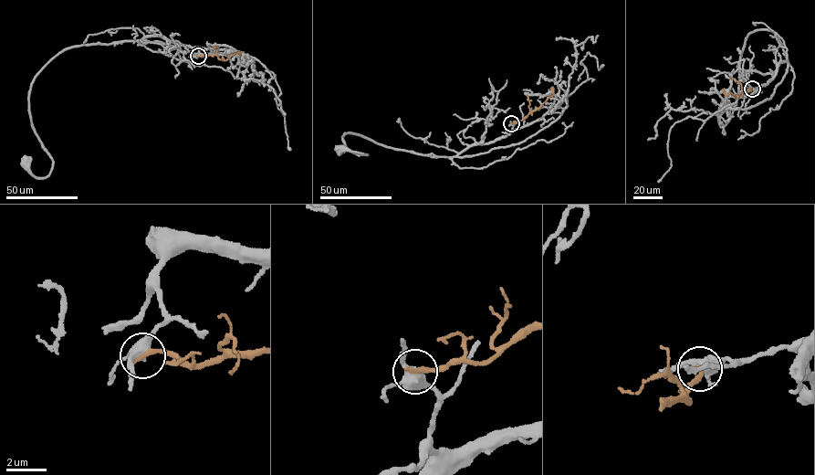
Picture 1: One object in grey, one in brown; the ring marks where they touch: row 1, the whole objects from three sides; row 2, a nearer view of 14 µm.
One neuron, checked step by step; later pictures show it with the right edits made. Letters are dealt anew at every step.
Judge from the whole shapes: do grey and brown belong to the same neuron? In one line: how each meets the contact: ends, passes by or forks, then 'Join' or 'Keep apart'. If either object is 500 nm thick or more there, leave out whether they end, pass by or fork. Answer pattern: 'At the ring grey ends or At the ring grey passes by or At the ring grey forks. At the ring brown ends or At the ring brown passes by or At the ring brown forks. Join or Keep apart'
At the ring grey forks. At the ring brown ends. Keep apart

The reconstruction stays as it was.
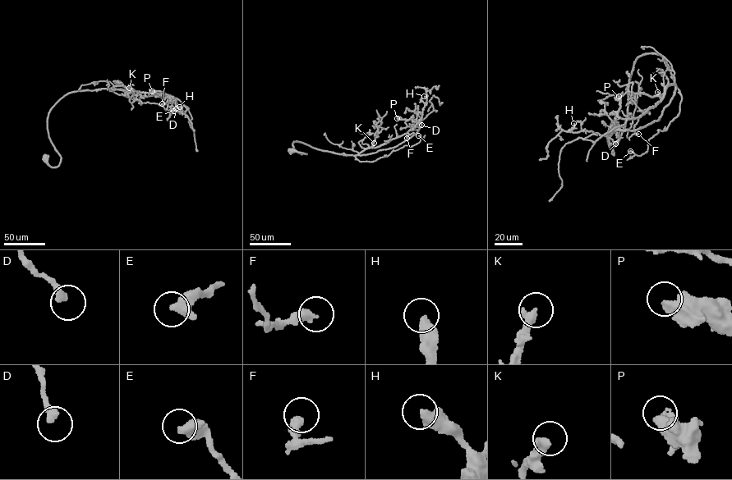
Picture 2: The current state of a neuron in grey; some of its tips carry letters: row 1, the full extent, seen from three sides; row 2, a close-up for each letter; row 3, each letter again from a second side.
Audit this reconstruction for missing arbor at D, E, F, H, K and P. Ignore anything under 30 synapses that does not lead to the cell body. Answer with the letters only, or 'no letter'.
P

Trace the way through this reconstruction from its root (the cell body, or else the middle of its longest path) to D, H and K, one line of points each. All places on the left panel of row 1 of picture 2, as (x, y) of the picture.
D: (45, 157), (52, 166), (60, 162), (47, 120), (49, 111), (69, 93), (122, 89), (176, 98), (176, 108)
H: (45, 157), (52, 166), (60, 162), (47, 120), (69, 93), (114, 88), (176, 98), (179, 107)
K: (45, 157), (52, 166), (60, 162), (47, 120), (62, 97), (78, 91), (129, 88)

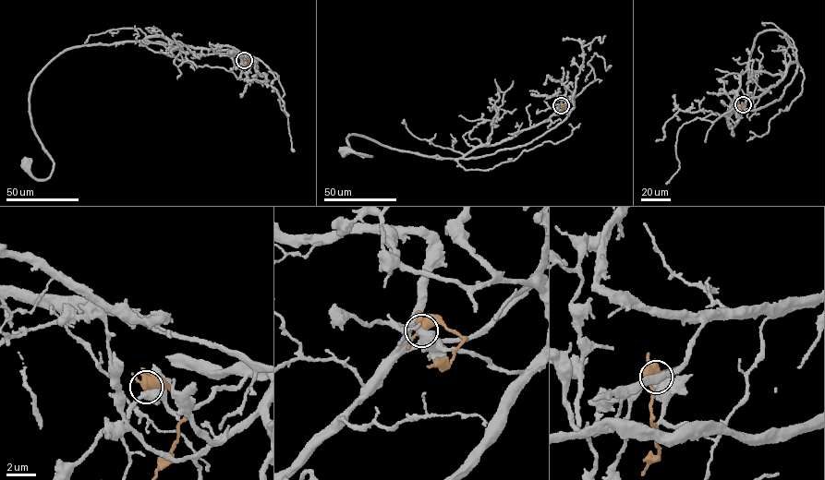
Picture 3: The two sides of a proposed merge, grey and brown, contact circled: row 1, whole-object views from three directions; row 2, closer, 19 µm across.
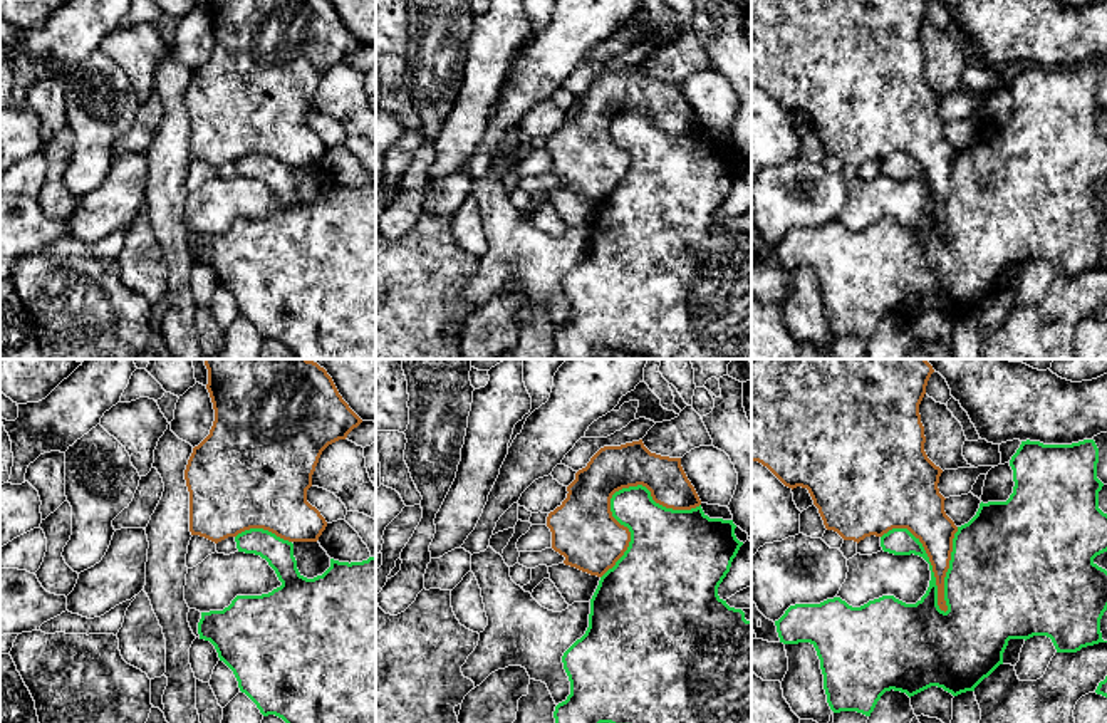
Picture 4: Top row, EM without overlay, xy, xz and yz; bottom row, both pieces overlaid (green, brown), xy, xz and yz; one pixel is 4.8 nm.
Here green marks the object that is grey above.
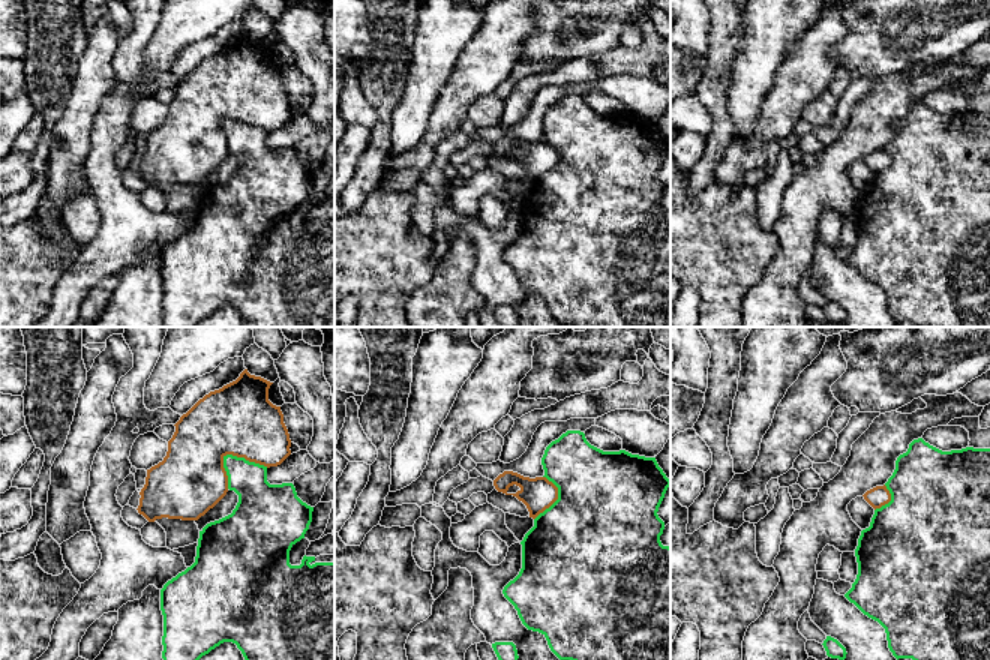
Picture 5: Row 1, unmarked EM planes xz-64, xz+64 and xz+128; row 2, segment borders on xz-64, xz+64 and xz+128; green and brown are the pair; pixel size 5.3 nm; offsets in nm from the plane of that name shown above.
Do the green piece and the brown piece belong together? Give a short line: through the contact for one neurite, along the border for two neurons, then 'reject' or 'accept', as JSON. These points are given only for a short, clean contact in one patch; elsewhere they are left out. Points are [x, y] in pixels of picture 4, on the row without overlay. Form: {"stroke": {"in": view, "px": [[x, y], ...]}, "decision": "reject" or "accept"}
{"decision": "reject"}

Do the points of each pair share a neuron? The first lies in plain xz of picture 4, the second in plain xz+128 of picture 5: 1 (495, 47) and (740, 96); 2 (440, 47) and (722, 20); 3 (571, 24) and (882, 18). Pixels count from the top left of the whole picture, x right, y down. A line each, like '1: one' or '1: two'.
1: one
2: one
3: two

